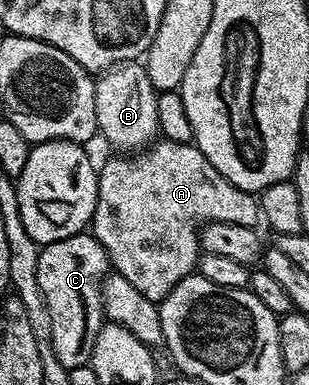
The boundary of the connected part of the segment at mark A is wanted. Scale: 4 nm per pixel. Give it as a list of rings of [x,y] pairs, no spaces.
[[[156,140],[135,156],[112,156],[98,170],[100,183],[96,207],[92,213],[90,232],[102,244],[111,269],[121,274],[146,300],[161,303],[179,282],[197,269],[200,255],[199,229],[205,222],[246,224],[256,226],[261,221],[260,207],[251,193],[226,180],[192,142]]]

